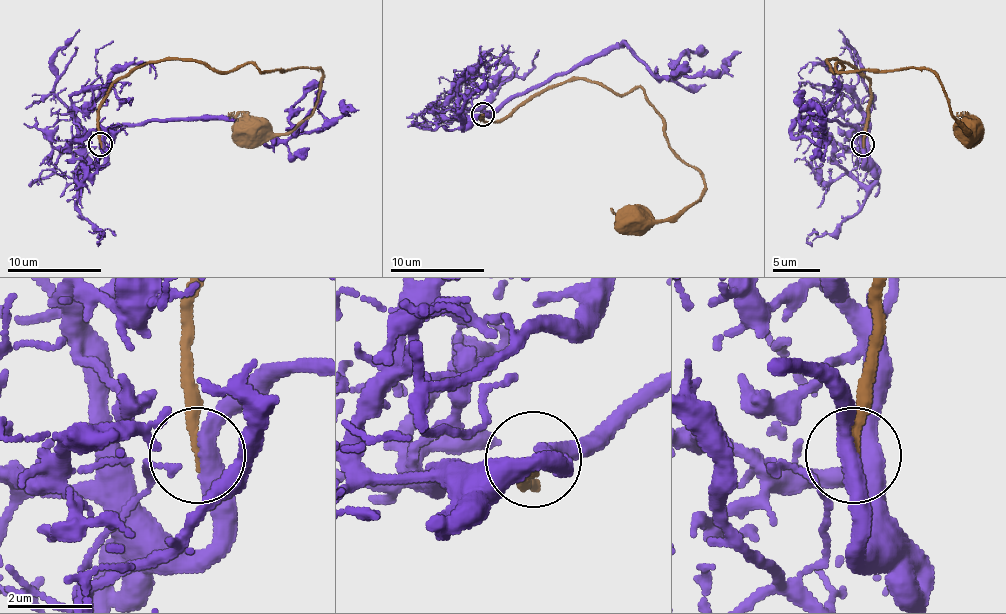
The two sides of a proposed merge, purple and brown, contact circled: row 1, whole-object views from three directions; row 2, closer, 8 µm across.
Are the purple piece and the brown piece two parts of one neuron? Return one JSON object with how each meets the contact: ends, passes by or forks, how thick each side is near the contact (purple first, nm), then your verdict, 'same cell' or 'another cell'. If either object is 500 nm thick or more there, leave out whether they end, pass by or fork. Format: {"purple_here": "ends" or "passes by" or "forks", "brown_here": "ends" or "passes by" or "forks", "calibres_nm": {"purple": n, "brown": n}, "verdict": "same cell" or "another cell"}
{"purple_here": "passes by", "brown_here": "ends", "calibres_nm": {"purple": 400, "brown": 240}, "verdict": "same cell"}

